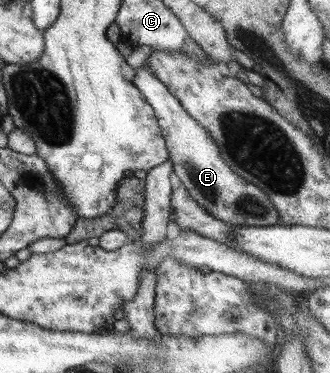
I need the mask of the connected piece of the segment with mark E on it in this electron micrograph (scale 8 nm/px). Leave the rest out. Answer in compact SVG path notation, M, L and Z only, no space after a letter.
M148 64L142 65L135 71L134 84L154 110L161 128L161 135L165 138L170 160L173 162L173 171L179 176L191 198L213 217L232 226L267 227L282 223L279 211L271 203L267 193L237 175L225 163L225 159L221 157L219 147L213 137L209 135L209 131L205 127L201 127L184 111L183 105L167 89L167 85L163 81L159 81L153 75L153 71L149 71Z

